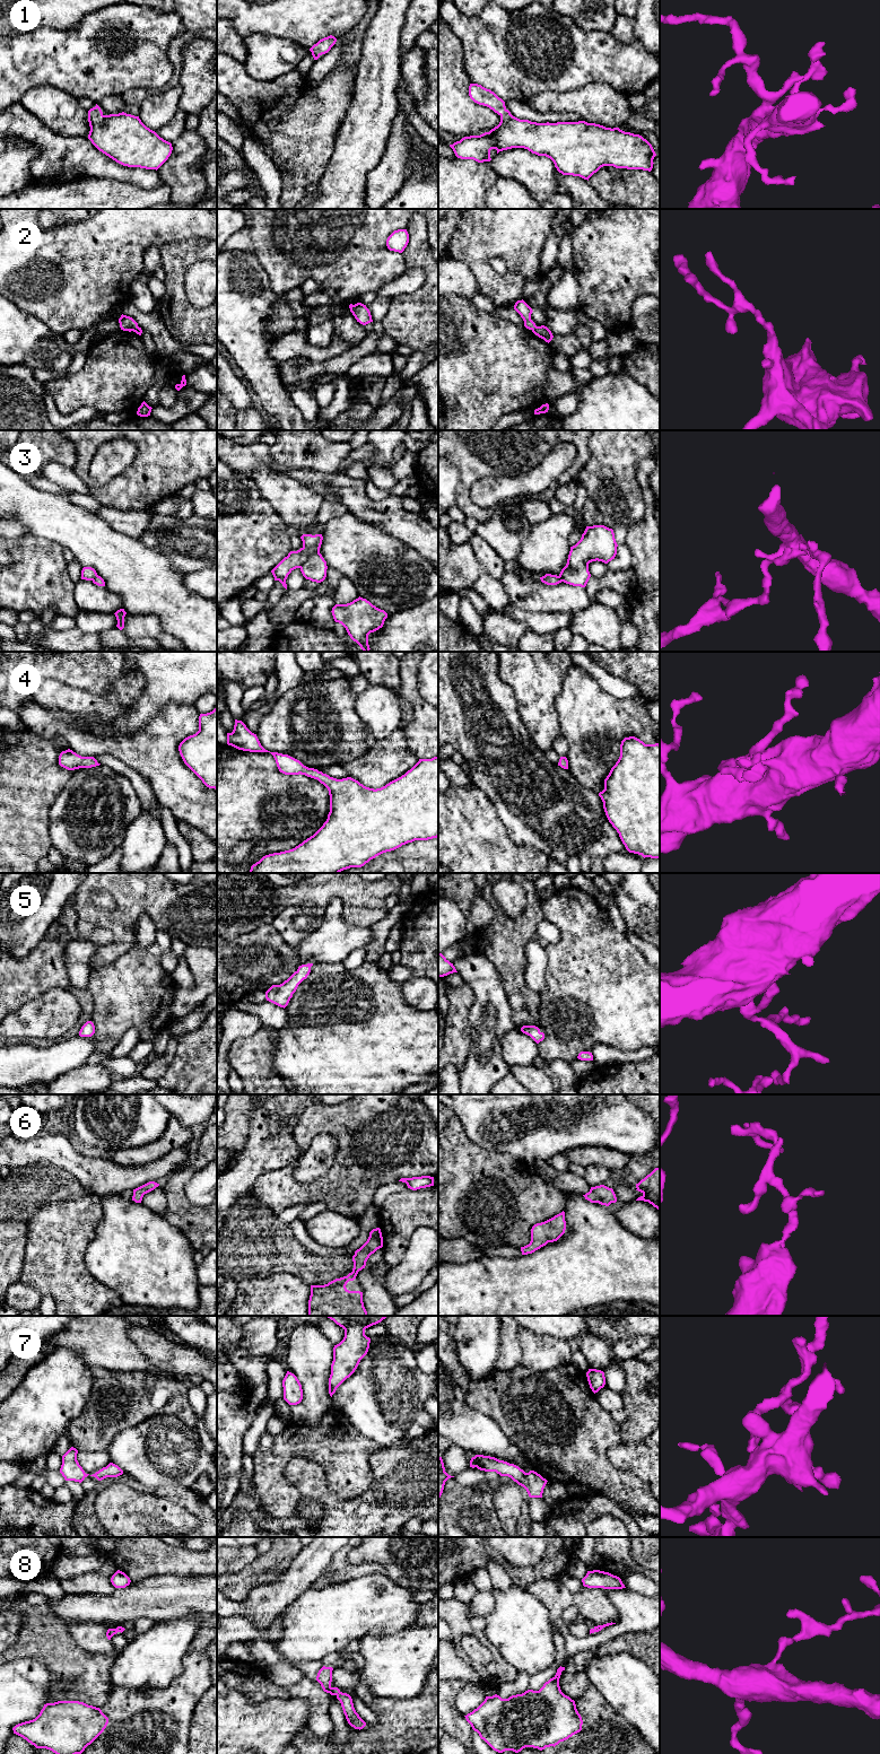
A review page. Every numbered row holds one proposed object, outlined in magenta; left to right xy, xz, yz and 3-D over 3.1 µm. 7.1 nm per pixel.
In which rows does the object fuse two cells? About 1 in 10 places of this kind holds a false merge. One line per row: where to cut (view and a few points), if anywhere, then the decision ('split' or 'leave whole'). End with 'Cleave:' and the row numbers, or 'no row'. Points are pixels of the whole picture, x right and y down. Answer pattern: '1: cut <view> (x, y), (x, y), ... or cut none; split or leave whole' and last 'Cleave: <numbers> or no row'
1: cut none; leave whole
2: cut none; leave whole
3: cut xz (303, 546), (308, 551), (308, 557), (299, 567); split
4: cut none; leave whole
5: cut none; leave whole
6: cut none; leave whole
7: cut none; leave whole
8: cut none; leave whole
Cleave: 3

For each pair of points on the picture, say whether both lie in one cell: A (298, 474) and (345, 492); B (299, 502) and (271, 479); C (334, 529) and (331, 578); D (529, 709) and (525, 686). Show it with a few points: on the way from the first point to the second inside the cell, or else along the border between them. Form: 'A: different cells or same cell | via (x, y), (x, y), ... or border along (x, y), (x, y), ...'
A: same cell | via (310, 477), (329, 479), (334, 483)
B: same cell | via (293, 500), (278, 486)
C: different cells | border along (328, 566), (337, 569), (342, 575)
D: same cell | via (529, 704), (529, 691)

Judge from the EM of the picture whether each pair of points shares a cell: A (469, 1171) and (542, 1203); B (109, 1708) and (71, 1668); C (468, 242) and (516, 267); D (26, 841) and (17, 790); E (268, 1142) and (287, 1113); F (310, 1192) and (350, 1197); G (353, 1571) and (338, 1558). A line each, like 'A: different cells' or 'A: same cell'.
A: same cell
B: different cells
C: same cell
D: same cell
E: same cell
F: same cell
G: same cell

